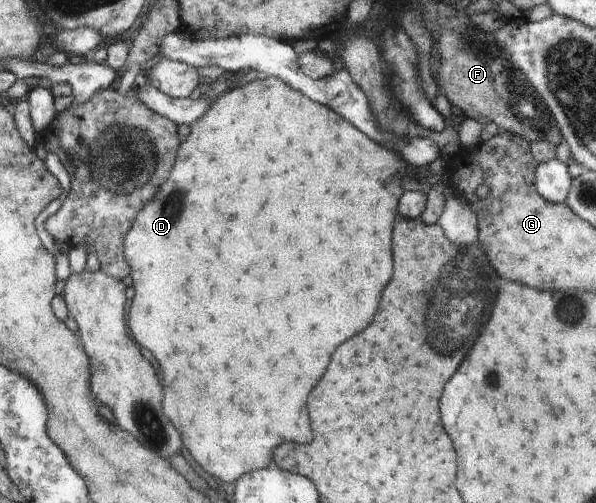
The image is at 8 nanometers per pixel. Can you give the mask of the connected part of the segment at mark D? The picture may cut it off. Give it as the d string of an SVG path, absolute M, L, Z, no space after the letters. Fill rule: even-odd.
M275 77L263 79L263 85L261 79L255 79L239 89L227 91L214 101L215 105L209 109L209 115L203 115L201 121L190 125L191 131L180 145L181 159L177 159L177 167L171 169L169 179L155 193L153 201L147 203L137 214L136 221L125 238L124 247L132 286L135 288L135 297L129 309L129 327L133 339L137 339L137 343L141 343L141 347L153 353L153 357L159 361L159 369L165 379L165 415L177 423L177 431L185 435L187 451L203 471L225 483L234 483L243 474L265 469L272 460L271 453L277 445L289 441L313 441L307 415L307 395L325 373L335 347L363 331L373 321L373 315L379 309L383 287L391 281L391 231L397 213L397 201L403 197L399 177L403 171L403 161L399 161L395 150L377 145L349 121L325 105L319 105L291 91L283 81ZM295 223L307 225L299 227ZM229 355L235 357L235 361L225 361Z

